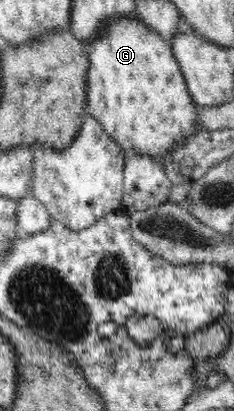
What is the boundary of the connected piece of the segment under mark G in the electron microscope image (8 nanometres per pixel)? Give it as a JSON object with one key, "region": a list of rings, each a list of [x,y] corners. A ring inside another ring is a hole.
{"region":[[[135,17],[111,19],[98,35],[91,44],[84,45],[89,59],[86,112],[101,123],[109,138],[119,143],[124,151],[147,154],[155,160],[159,155],[170,153],[198,130],[205,129],[200,125],[196,113],[198,107],[190,97],[185,77],[168,40]]]}

